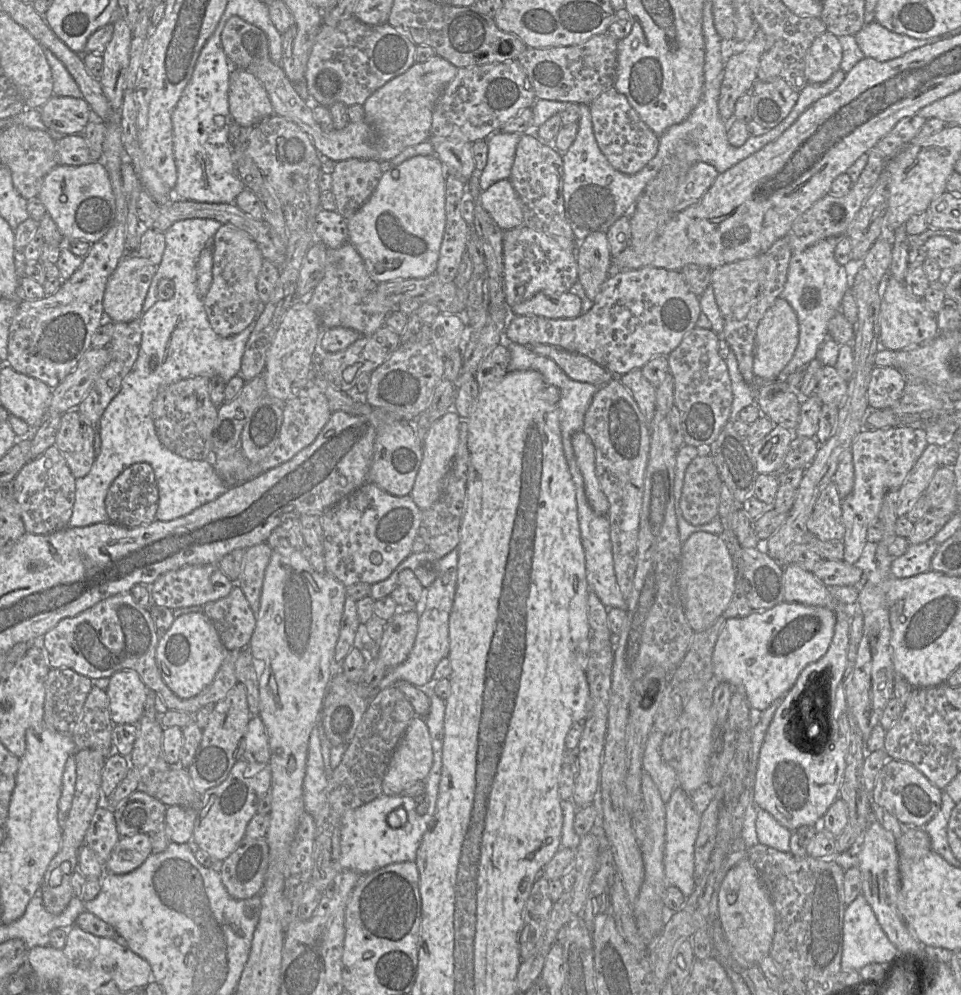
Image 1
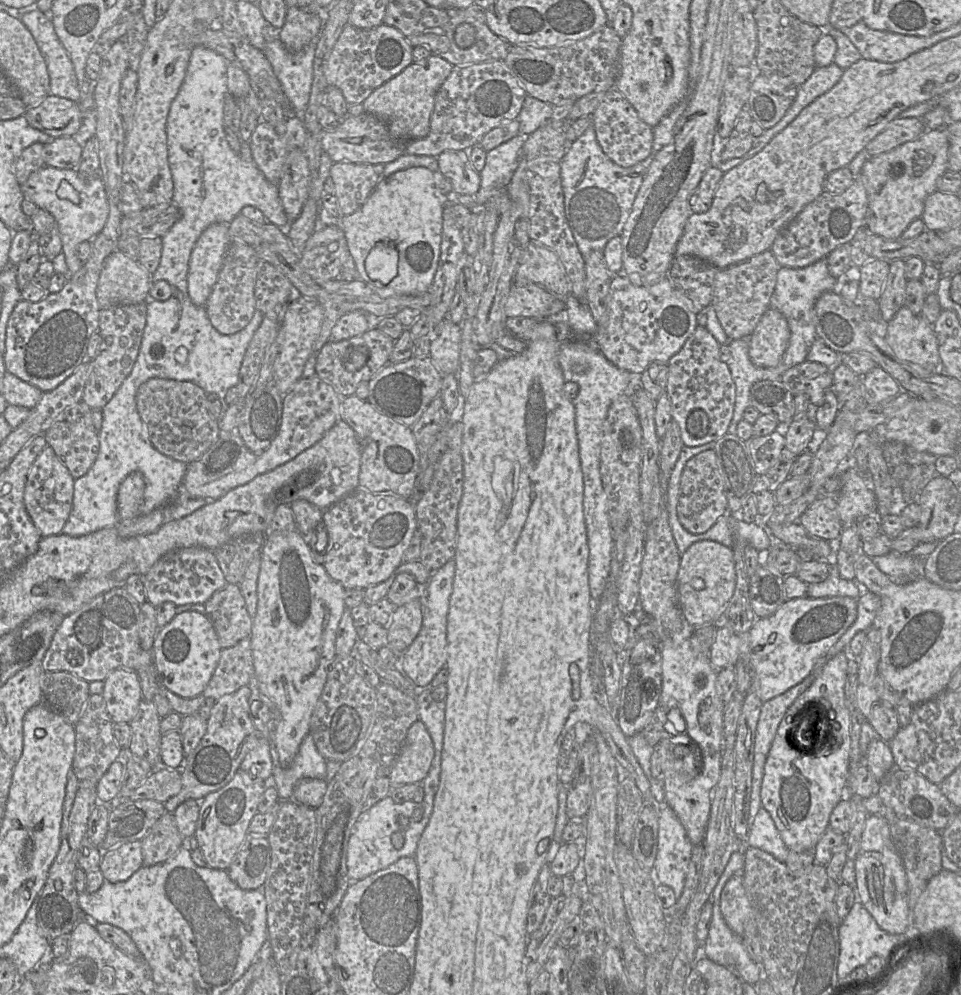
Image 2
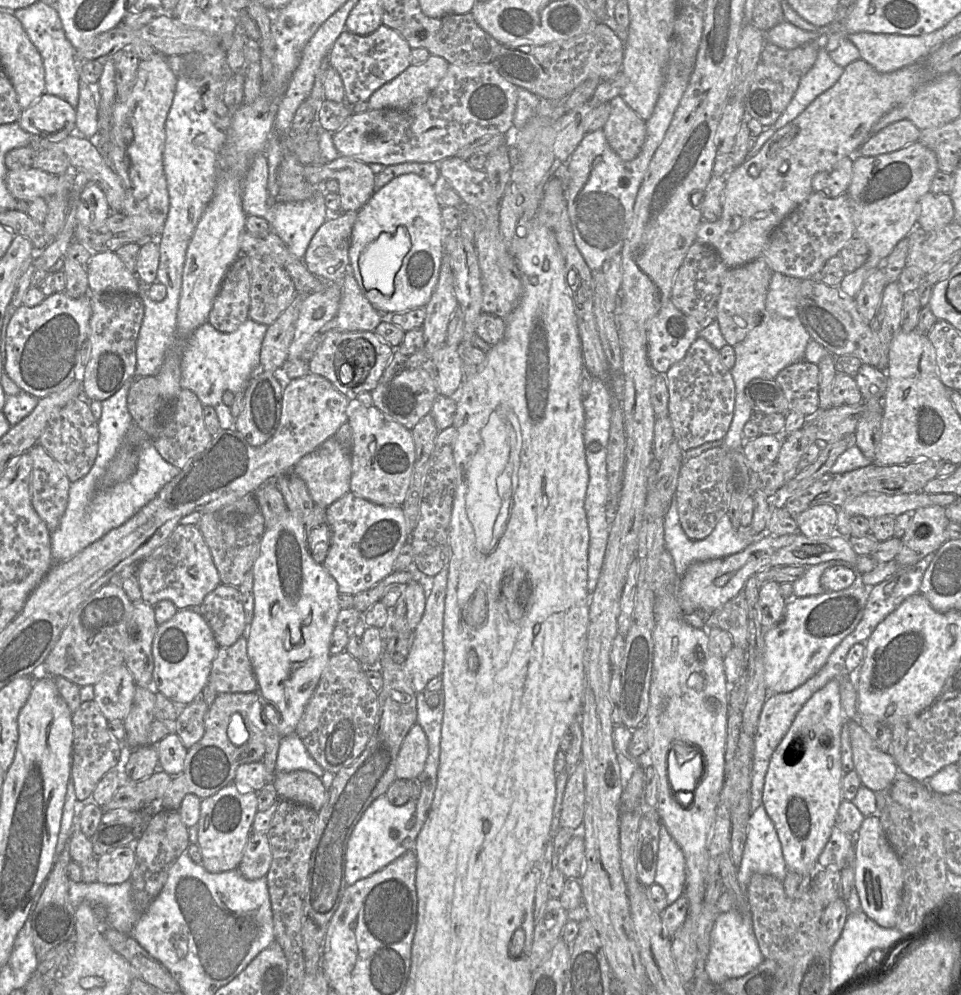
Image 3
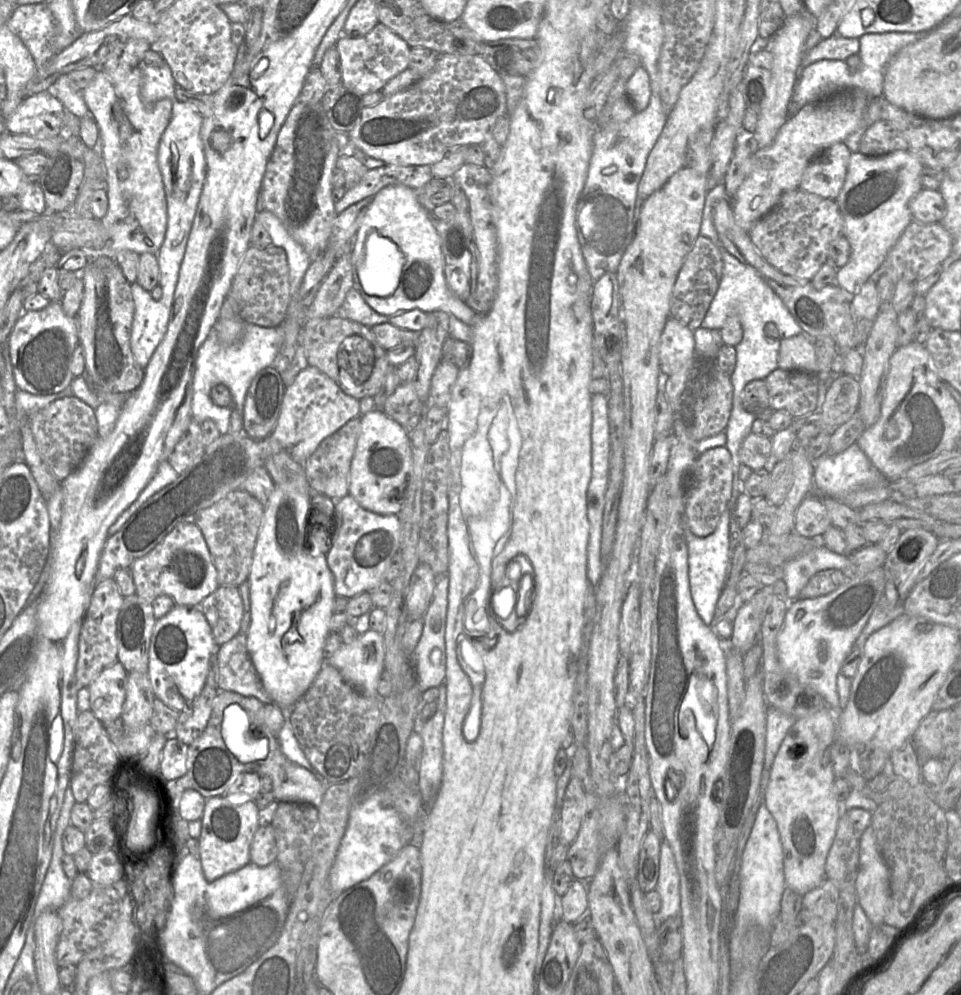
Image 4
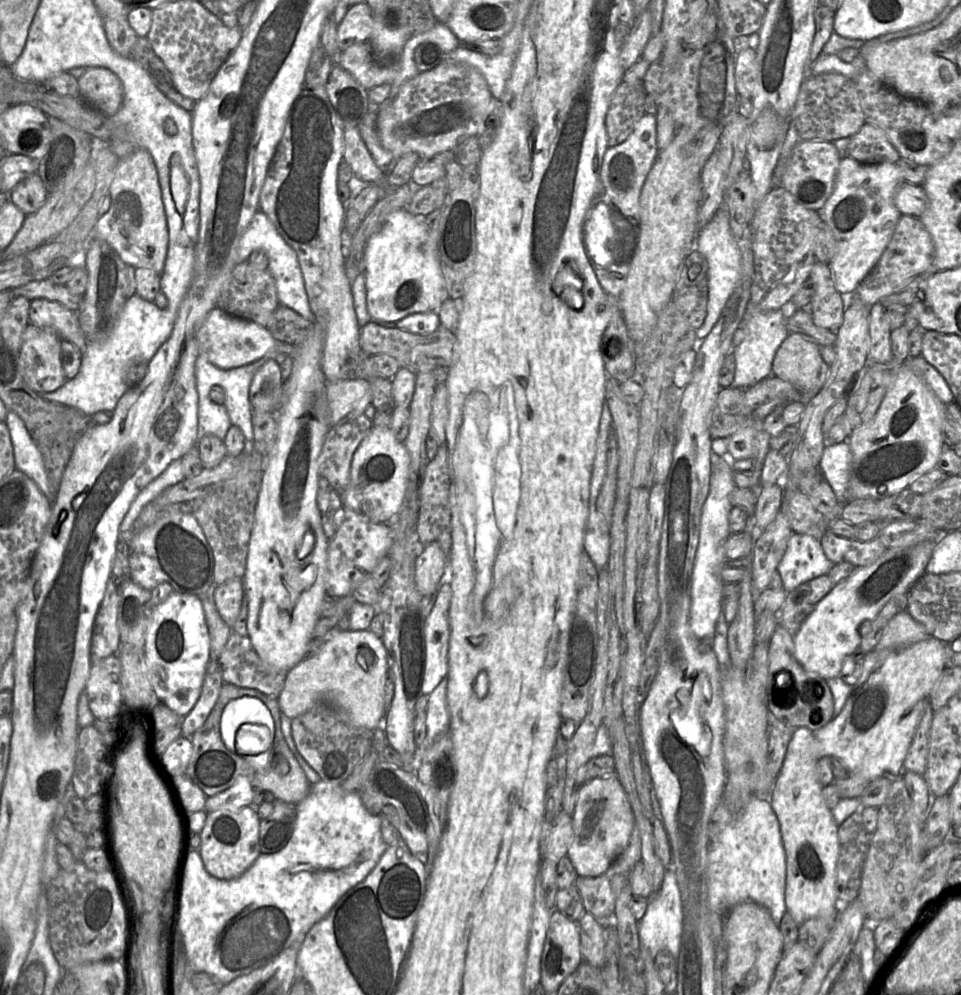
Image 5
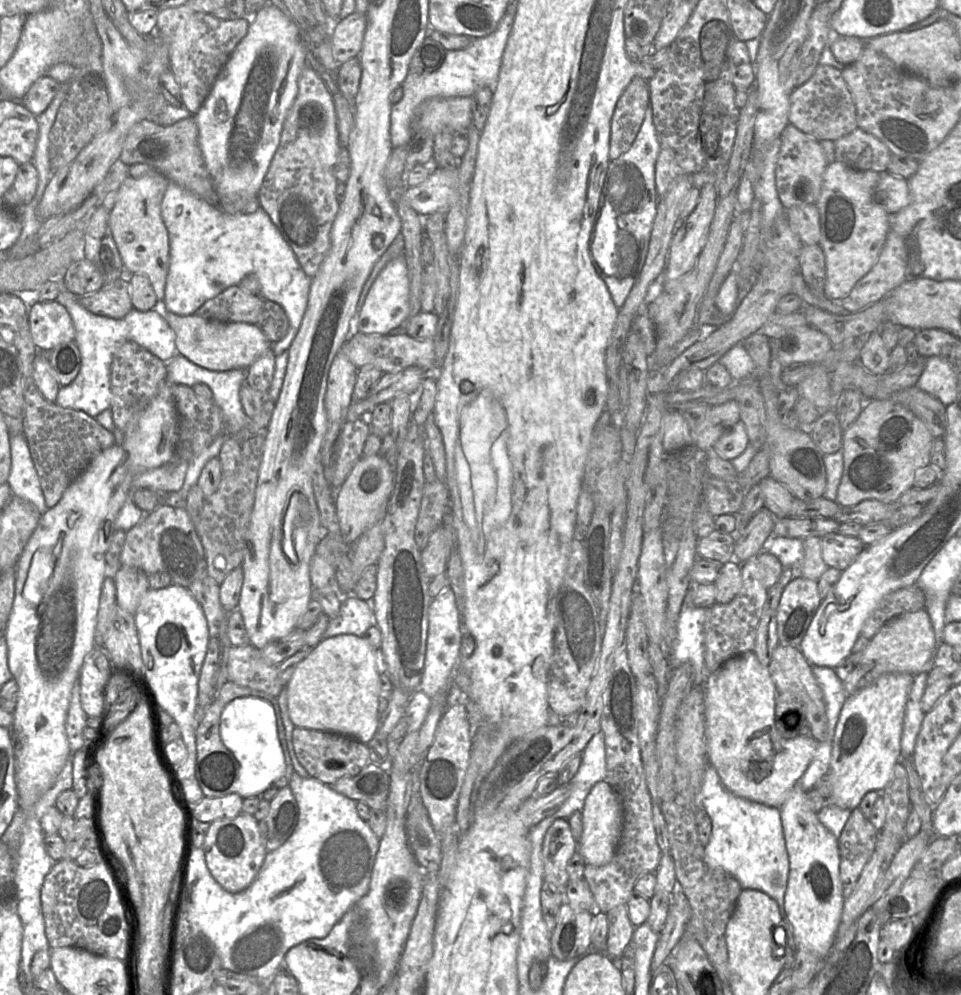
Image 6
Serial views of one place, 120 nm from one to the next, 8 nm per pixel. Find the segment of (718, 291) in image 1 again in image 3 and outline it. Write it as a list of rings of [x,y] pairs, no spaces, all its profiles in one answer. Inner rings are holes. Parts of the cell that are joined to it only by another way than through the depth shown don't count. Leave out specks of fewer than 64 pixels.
[[[761,256],[742,266],[730,268],[721,280],[721,291],[716,301],[717,321],[720,331],[730,346],[741,342],[746,335],[758,326],[766,308],[766,298],[772,277],[772,270]]]

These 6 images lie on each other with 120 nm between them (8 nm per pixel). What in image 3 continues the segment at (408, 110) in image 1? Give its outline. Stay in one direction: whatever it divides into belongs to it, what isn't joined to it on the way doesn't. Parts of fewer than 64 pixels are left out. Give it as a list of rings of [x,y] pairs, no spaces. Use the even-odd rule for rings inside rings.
[[[429,55],[425,62],[411,64],[393,80],[376,90],[368,100],[369,109],[392,108],[402,111],[424,104],[448,69],[448,62]]]

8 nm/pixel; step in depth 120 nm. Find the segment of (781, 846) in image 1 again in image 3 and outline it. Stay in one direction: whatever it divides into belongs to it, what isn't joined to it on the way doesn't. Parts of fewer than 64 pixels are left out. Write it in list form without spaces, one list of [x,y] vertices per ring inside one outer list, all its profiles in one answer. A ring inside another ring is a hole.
[[[763,804],[750,814],[747,823],[746,842],[737,866],[742,887],[746,887],[755,873],[773,876],[782,883],[787,873],[778,834]]]

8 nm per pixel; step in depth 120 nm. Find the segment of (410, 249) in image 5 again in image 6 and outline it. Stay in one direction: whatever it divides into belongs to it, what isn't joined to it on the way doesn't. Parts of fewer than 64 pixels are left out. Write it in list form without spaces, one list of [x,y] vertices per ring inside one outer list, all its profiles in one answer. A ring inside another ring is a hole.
[[[404,255],[389,261],[373,282],[353,322],[353,330],[364,334],[388,334],[409,315],[409,276]]]

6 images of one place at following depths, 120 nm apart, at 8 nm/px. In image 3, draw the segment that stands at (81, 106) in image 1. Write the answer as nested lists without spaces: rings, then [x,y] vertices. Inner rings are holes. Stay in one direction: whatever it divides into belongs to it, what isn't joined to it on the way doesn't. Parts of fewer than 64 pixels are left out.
[[[44,92],[32,105],[22,110],[18,124],[34,137],[60,141],[76,132],[76,111],[68,102],[58,96]]]

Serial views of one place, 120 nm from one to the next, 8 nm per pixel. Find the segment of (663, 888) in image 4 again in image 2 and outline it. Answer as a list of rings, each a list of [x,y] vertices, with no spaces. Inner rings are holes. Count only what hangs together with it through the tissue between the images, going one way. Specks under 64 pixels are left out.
[[[666,804],[655,805],[658,805],[659,808],[659,832],[653,874],[657,882],[669,886],[678,899],[684,889],[694,845],[689,840],[685,828],[675,812]]]

